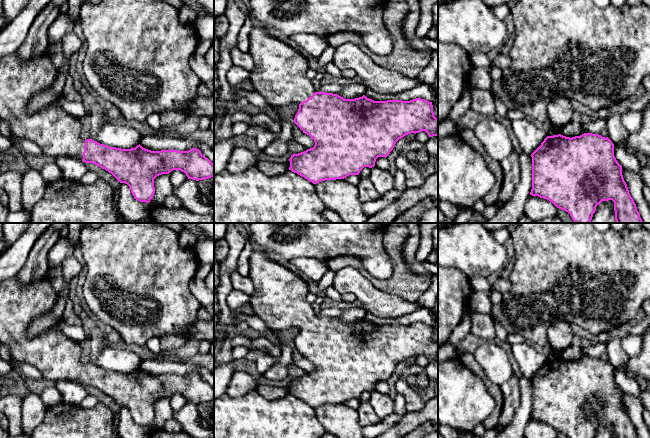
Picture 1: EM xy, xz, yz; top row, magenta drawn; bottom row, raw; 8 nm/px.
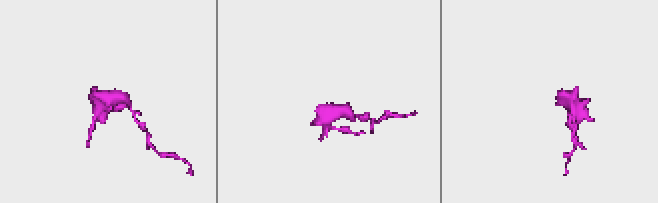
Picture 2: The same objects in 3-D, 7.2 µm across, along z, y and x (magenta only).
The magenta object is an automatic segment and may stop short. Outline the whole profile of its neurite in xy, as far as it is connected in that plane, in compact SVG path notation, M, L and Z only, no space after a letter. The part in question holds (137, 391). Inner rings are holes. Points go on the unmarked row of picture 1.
M47 274L27 286L21 286L16 276L0 283L0 343L8 347L15 360L35 367L44 380L52 384L60 380L74 381L85 387L93 387L111 397L120 407L127 408L134 422L146 427L154 420L154 403L159 399L180 394L188 403L196 405L214 401L214 388L197 372L188 375L151 375L140 368L131 373L108 371L92 363L83 364L79 342L53 326L30 336L29 326L36 318L53 310L57 299L58 293Z

